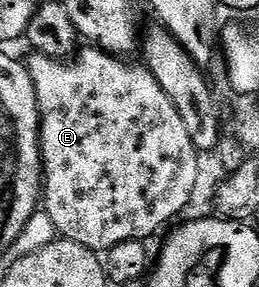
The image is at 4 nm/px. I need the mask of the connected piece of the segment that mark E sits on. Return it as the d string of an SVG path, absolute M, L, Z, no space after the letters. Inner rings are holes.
M84 46L76 55L65 60L51 60L49 56L39 54L29 55L26 67L30 78L34 82L34 90L38 98L38 110L40 111L40 157L44 163L44 187L42 189L42 211L50 214L50 220L54 222L57 233L63 239L70 242L78 242L78 246L86 246L94 253L106 254L118 242L130 242L131 240L151 241L151 236L159 228L167 229L172 219L183 208L187 209L191 202L194 182L197 181L197 151L194 142L190 142L190 133L186 131L186 125L182 123L182 114L174 110L174 102L166 98L166 90L158 86L154 74L150 74L143 63L128 64L127 59L113 56L110 52L103 52L95 46Z

